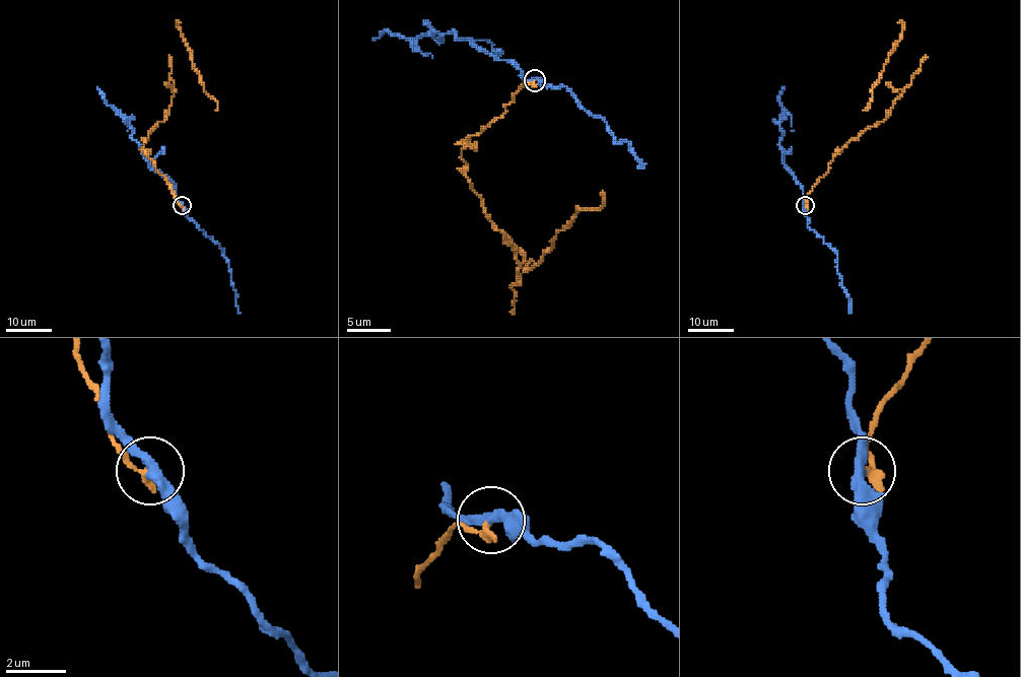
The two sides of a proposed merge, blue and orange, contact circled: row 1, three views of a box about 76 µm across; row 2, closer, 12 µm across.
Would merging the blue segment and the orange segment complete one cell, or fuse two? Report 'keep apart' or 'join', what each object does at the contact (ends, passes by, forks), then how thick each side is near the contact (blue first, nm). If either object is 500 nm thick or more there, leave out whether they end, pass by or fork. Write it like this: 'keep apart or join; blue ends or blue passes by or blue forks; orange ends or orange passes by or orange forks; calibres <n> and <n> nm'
keep apart; blue passes by; orange ends; calibres 360 and 260 nm

